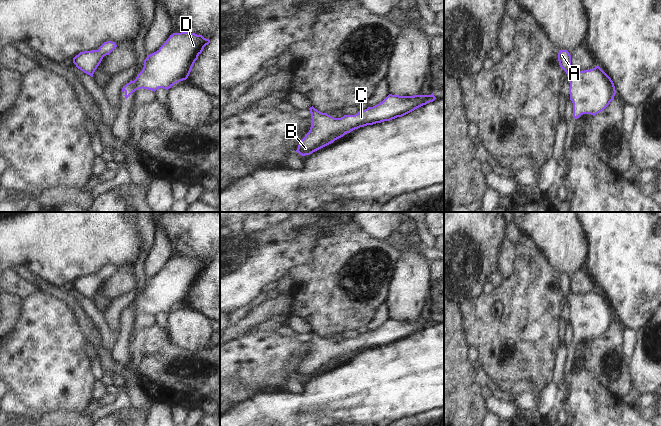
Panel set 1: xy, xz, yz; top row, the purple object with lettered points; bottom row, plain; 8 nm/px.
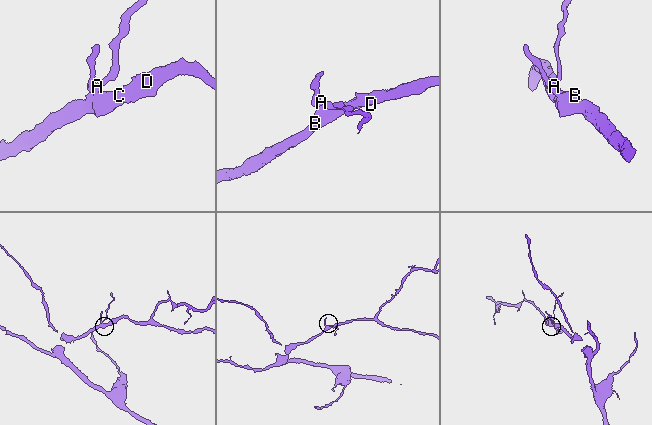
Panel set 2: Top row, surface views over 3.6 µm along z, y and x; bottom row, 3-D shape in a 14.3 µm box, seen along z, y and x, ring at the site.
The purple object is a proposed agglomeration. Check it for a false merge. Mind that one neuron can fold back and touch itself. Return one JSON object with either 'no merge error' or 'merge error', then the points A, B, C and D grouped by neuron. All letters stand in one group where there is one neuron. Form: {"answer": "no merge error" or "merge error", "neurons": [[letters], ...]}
{"answer": "no merge error", "neurons": [["A", "B", "C", "D"]]}

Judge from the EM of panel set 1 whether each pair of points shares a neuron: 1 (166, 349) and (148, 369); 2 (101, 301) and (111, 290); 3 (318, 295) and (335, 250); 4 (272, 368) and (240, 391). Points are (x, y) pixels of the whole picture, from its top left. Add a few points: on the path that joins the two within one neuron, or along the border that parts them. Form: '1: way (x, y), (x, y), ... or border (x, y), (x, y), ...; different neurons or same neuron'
1: way (161, 354), (151, 364); same neuron
2: border (99, 289), (113, 299); different neurons
3: way (329, 284), (335, 278), (335, 261); same neuron
4: border (230, 381), (258, 386), (260, 391); different neurons

